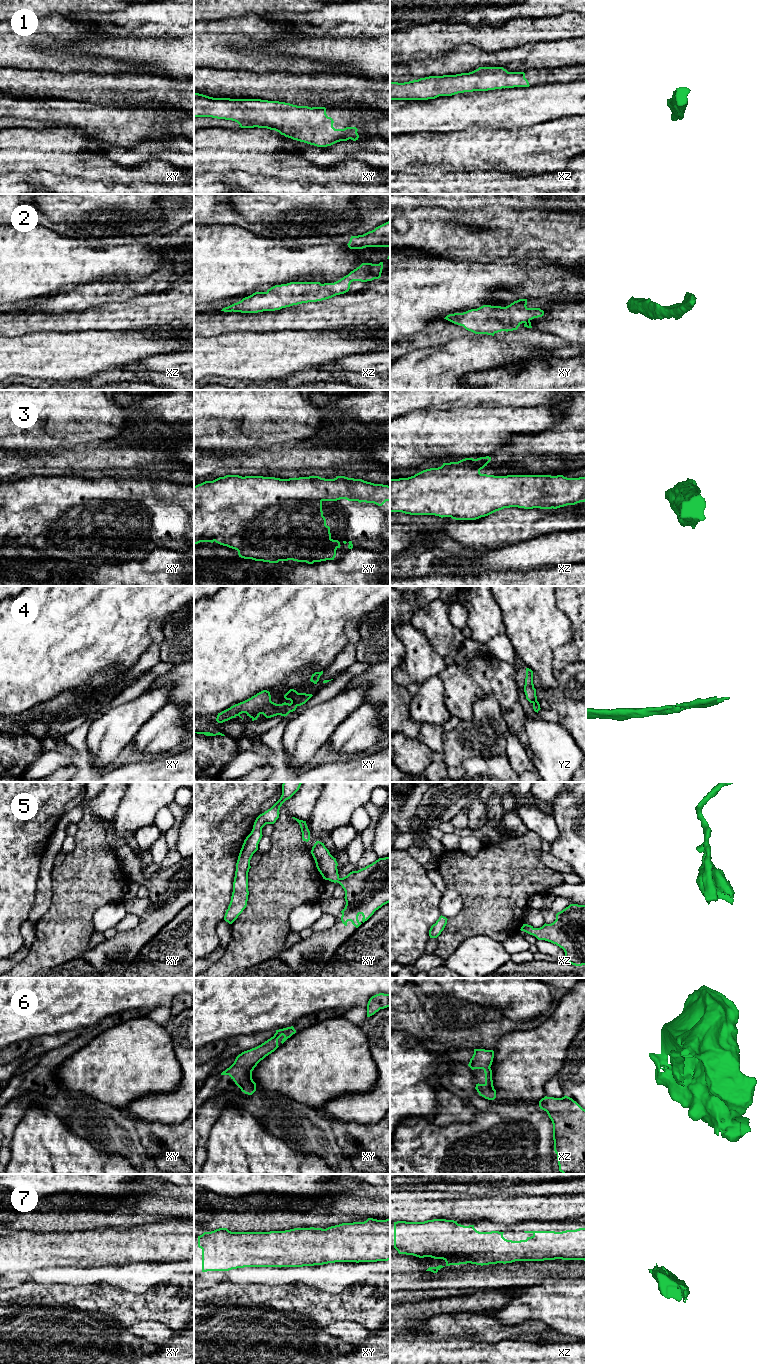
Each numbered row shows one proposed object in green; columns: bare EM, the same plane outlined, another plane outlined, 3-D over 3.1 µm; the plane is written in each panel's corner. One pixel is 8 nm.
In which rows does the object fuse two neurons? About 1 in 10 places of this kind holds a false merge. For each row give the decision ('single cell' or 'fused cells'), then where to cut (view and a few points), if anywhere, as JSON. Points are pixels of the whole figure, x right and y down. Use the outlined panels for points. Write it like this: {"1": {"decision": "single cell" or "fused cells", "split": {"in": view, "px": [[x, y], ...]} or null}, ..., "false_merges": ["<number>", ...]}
{"1": {"decision": "single cell", "split": null}, "2": {"decision": "single cell", "split": null}, "3": {"decision": "single cell", "split": null}, "4": {"decision": "single cell", "split": null}, "5": {"decision": "single cell", "split": null}, "6": {"decision": "single cell", "split": null}, "7": {"decision": "single cell", "split": null}, "false_merges": []}

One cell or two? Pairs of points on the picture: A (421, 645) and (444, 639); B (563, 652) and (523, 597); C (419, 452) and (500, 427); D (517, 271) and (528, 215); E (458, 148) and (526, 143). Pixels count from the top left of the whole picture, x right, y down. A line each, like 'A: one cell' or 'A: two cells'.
A: two cells
B: two cells
C: one cell
D: two cells
E: one cell

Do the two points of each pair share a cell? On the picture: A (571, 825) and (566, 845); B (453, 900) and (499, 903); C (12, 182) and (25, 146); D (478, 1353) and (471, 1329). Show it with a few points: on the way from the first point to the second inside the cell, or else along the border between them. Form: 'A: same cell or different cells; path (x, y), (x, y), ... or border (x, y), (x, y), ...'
A: same cell; path (571, 830), (571, 840)
B: different cells; border (447, 888), (462, 900), (462, 909), (448, 919)
C: different cells; border (38, 171), (10, 174)
D: different cells; border (451, 1336), (497, 1342)

